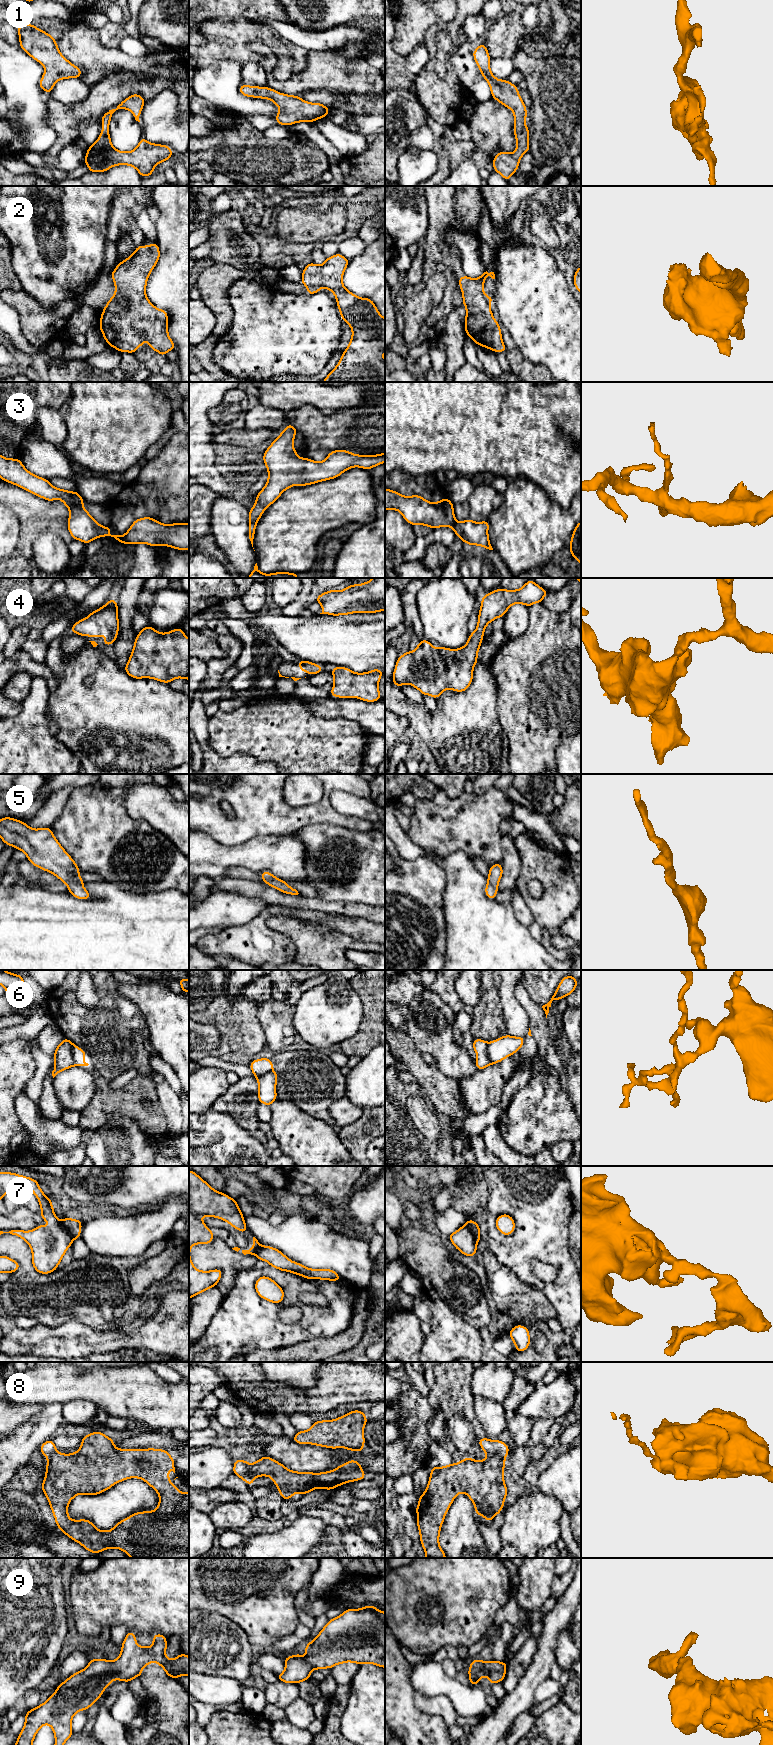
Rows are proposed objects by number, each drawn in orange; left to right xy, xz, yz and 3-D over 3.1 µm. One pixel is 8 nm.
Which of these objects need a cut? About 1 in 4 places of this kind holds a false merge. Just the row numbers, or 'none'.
2, 6, 7, 8

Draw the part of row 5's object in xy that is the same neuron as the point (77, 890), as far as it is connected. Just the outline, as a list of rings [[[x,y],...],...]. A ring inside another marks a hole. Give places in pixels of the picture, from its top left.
[[[10,818],[0,819],[0,838],[6,845],[23,851],[34,866],[54,874],[63,881],[74,897],[86,900],[90,893],[82,886],[80,868],[54,837],[51,828],[32,829]]]

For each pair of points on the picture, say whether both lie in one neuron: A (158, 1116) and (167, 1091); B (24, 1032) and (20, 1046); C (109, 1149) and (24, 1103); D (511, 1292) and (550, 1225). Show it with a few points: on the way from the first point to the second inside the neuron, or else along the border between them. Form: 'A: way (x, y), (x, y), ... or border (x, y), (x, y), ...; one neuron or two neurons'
A: border (159, 1108), (165, 1118), (169, 1131); two neurons
B: border (10, 1040), (25, 1039), (28, 1042); two neurons
C: way (87, 1143), (74, 1137), (53, 1136), (42, 1125); one neuron
D: border (501, 1264), (508, 1267), (522, 1281), (540, 1290); two neurons

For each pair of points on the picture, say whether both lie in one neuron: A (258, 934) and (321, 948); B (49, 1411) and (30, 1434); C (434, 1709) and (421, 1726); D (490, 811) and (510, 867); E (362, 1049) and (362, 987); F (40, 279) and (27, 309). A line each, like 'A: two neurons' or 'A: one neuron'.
A: two neurons
B: one neuron
C: two neurons
D: two neurons
E: one neuron
F: two neurons

